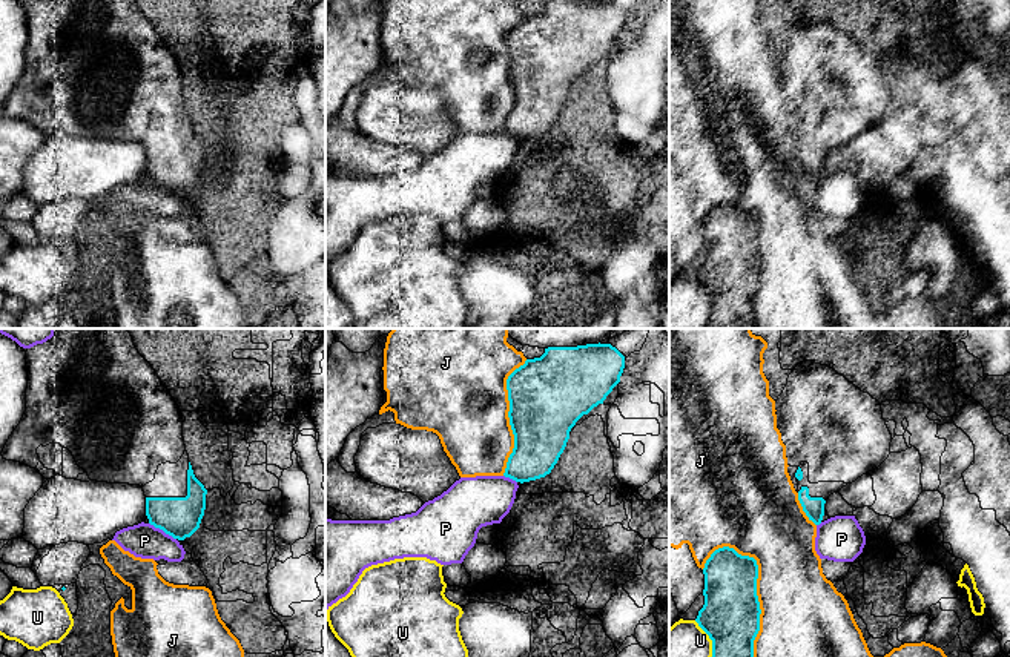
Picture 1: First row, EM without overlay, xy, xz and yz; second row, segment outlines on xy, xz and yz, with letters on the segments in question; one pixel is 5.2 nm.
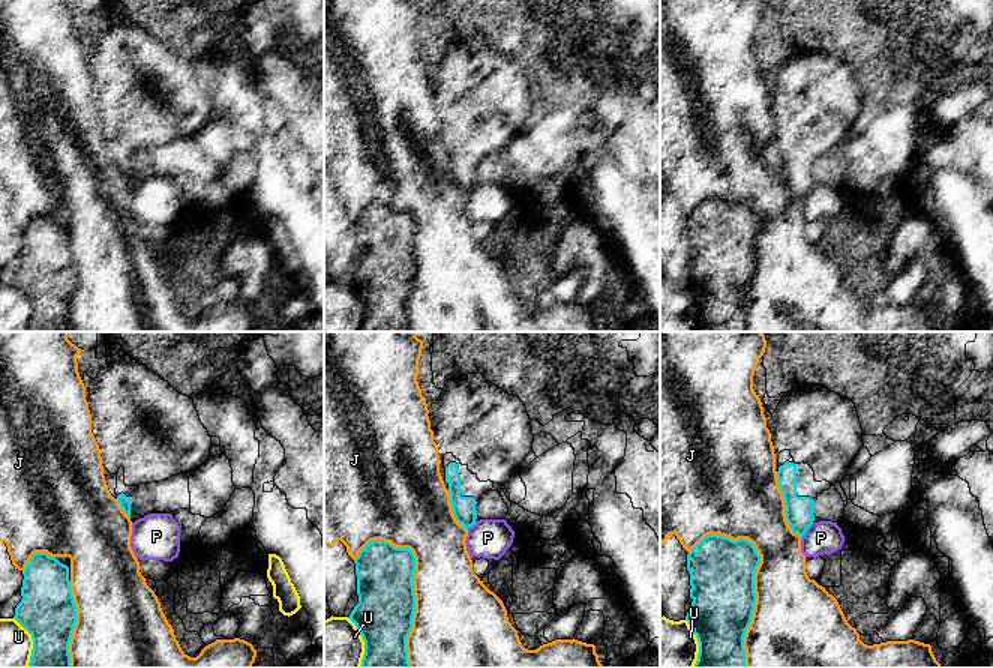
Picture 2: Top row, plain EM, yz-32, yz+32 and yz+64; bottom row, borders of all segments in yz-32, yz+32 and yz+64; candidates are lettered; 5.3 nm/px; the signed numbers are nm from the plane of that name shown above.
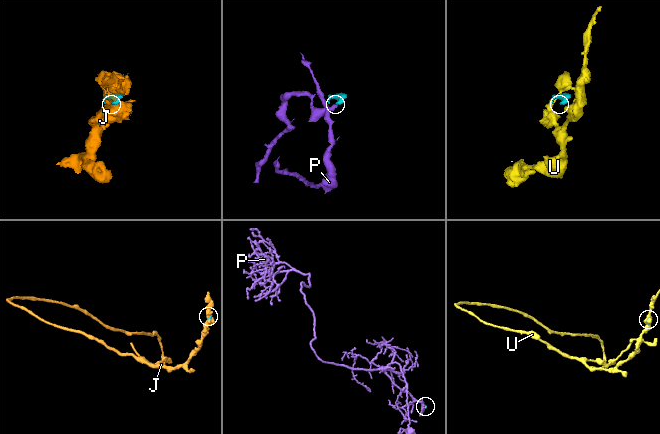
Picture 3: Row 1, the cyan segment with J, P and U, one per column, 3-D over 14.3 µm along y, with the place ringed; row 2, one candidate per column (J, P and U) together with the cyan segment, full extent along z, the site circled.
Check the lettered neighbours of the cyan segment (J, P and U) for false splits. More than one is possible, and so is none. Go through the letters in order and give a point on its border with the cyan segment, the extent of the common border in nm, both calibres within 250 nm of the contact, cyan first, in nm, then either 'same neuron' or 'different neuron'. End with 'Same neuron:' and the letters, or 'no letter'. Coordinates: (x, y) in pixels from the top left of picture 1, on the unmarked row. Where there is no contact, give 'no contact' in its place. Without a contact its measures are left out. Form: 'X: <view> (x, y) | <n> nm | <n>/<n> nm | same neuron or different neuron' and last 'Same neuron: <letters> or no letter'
J: yz (757, 257) | 700 nm | 300/440 nm | different neuron
P: xy (163, 186) | 170 nm | 220/180 nm | different neuron
U: yz (712, 303) | 280 nm | 300/400 nm | different neuron
Same neuron: no letter

